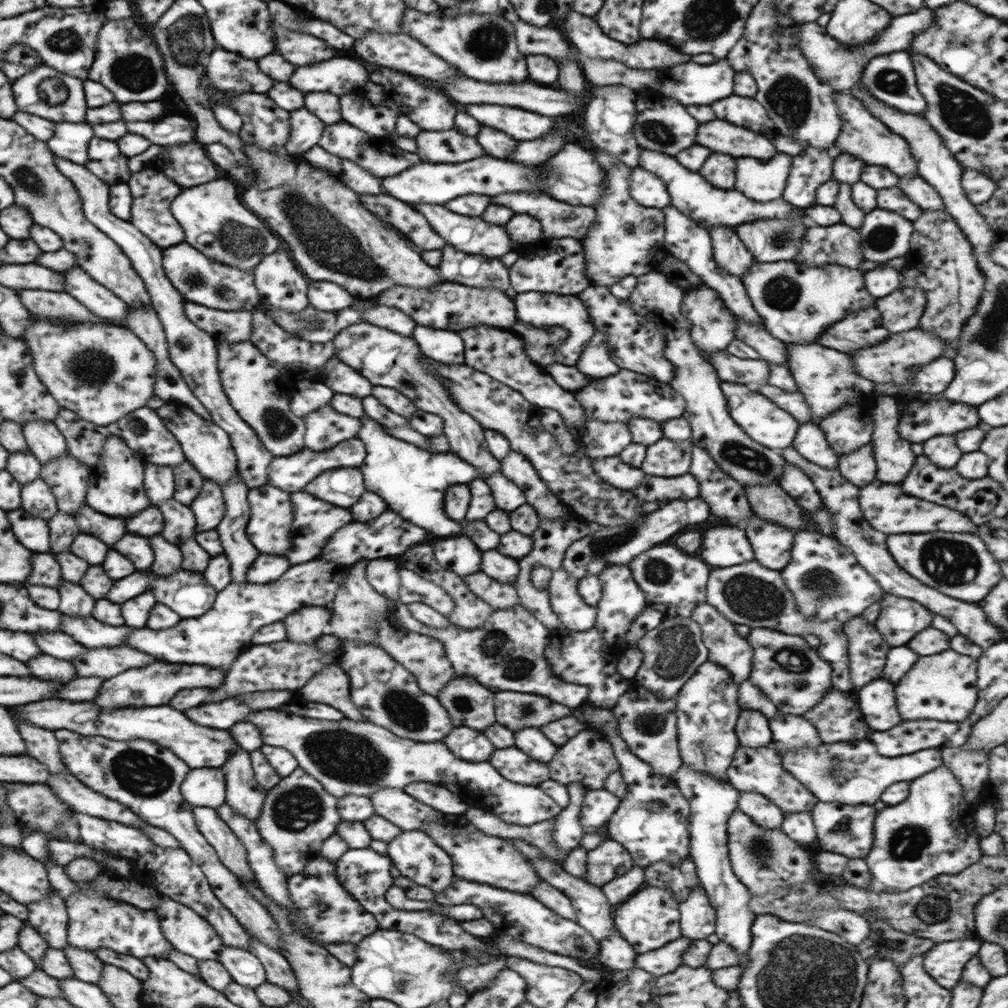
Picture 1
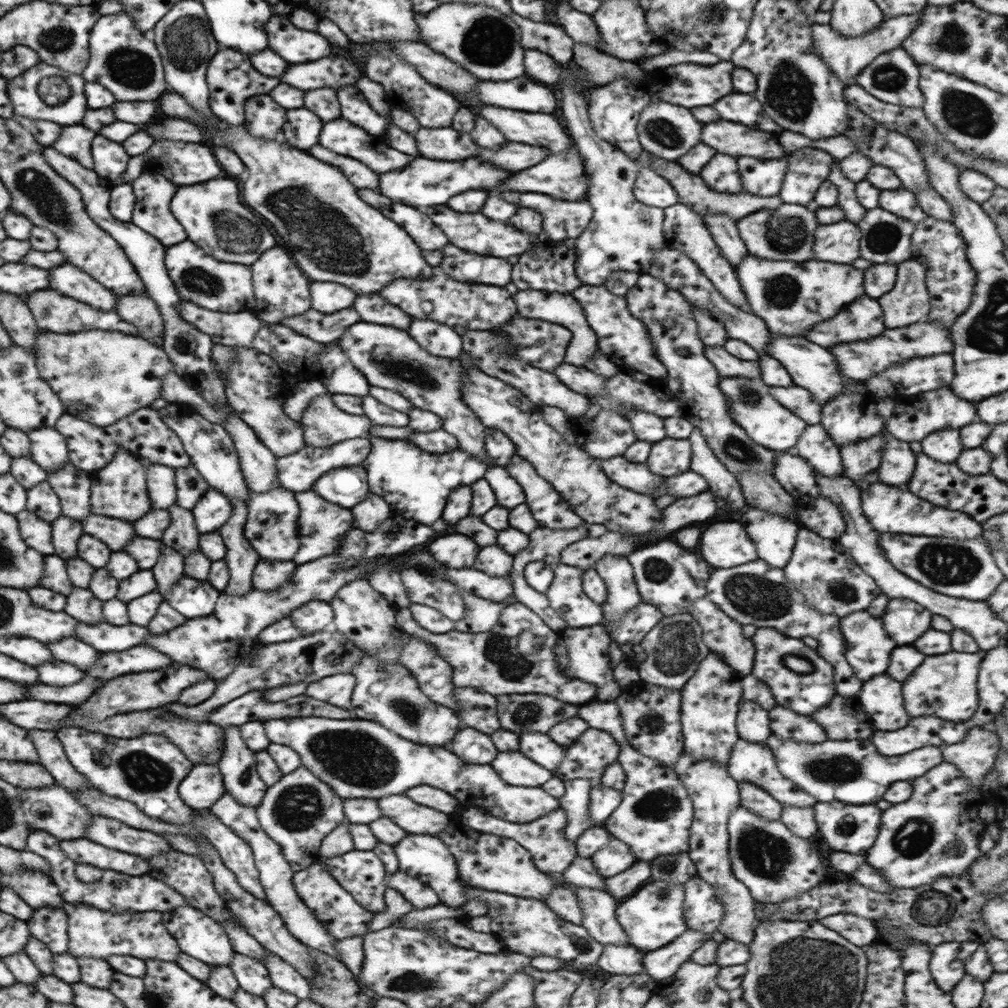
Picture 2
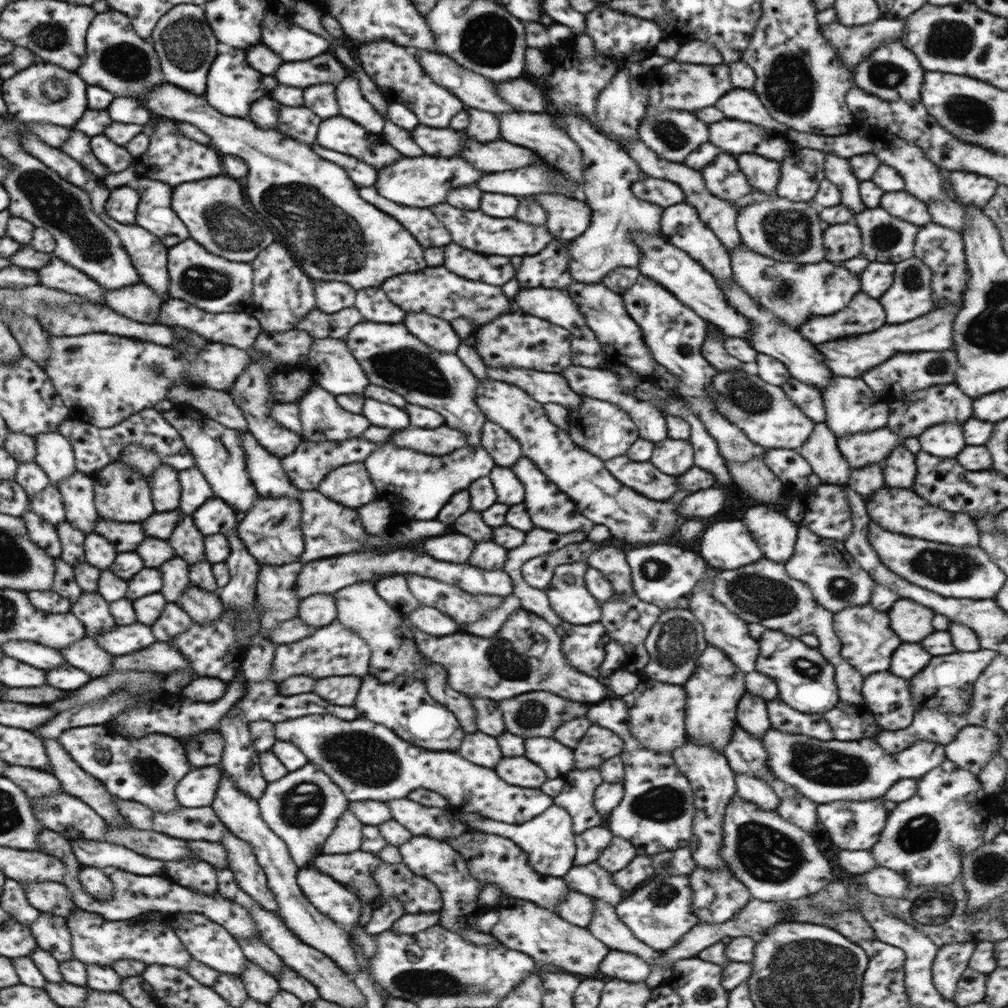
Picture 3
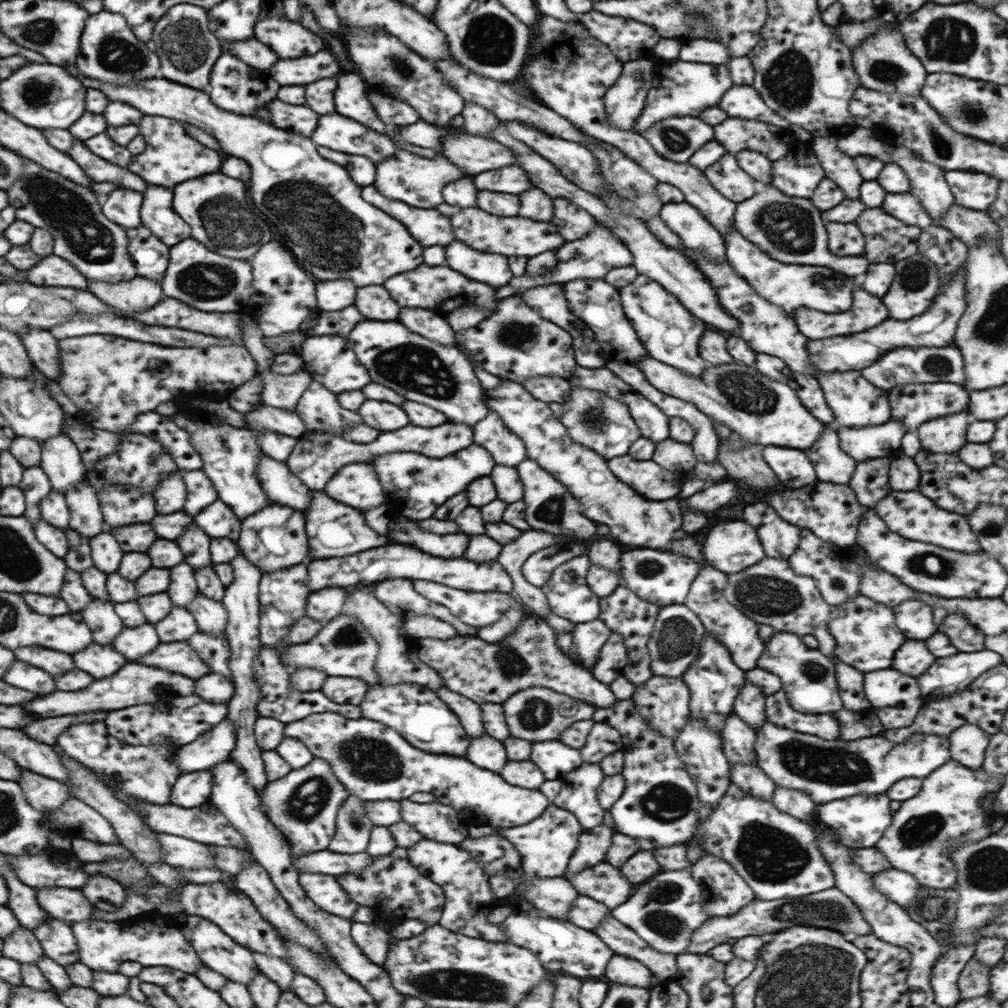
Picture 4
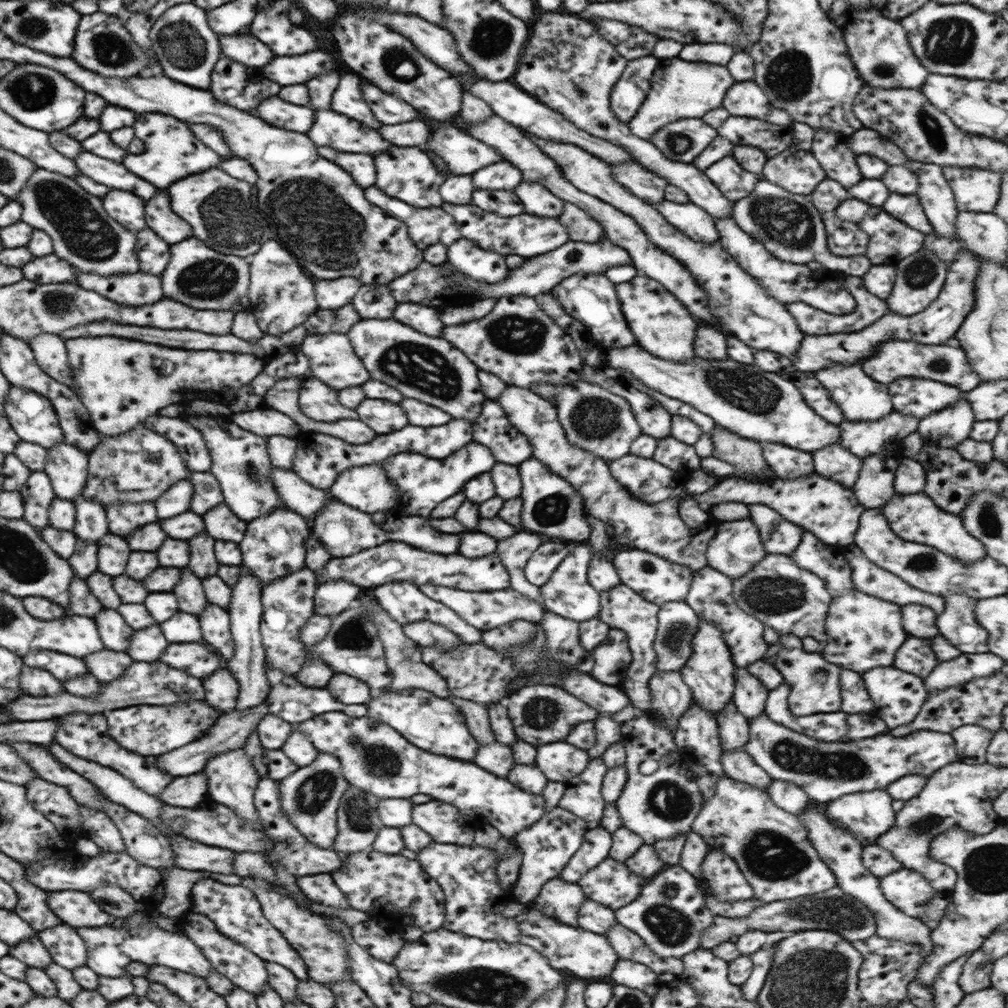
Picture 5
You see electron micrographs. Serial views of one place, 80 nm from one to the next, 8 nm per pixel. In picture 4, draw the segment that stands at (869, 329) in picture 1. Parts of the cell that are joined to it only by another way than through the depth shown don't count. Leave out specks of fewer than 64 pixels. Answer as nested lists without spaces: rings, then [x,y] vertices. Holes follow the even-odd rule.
[[[858,275],[853,277],[854,284],[854,304],[852,310],[842,312],[842,314],[826,314],[821,311],[812,311],[804,306],[797,308],[792,314],[796,321],[798,330],[810,338],[810,340],[820,340],[820,338],[828,338],[828,336],[842,336],[842,334],[854,334],[858,330],[868,330],[872,326],[878,326],[880,322],[884,322],[888,318],[888,310],[886,306],[880,302],[880,298],[874,298],[872,294],[868,294],[866,290],[862,290],[863,277]]]

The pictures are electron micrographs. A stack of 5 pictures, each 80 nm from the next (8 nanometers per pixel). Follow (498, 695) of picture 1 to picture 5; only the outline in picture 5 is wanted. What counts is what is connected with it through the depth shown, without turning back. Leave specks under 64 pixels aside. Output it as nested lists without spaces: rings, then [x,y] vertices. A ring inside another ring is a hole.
[[[540,682],[520,687],[506,698],[505,705],[517,738],[535,747],[565,741],[578,723],[594,721],[600,714],[595,708],[568,694],[556,684],[548,685]]]

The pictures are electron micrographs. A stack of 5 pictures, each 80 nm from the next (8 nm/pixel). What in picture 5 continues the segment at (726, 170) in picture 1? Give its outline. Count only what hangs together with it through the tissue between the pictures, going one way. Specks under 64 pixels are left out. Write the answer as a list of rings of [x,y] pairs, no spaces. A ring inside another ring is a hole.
[[[731,155],[722,158],[720,162],[714,162],[703,173],[733,203],[746,198],[760,180],[757,174],[744,170]]]

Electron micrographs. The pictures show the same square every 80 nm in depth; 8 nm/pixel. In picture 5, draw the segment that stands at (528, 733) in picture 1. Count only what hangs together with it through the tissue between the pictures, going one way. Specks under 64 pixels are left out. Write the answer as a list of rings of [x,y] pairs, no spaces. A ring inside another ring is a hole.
[[[566,741],[537,746],[535,766],[549,781],[566,782],[576,779],[591,761],[586,750],[576,748]]]

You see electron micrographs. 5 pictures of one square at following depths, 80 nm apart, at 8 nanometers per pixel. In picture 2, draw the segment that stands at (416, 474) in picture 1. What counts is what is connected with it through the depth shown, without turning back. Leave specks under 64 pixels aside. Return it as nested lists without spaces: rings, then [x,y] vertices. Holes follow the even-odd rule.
[[[368,435],[371,442],[369,455],[361,465],[366,469],[370,491],[388,502],[390,508],[402,510],[408,520],[432,526],[436,532],[446,534],[448,524],[442,519],[442,510],[452,492],[458,487],[469,486],[484,478],[490,464],[479,458],[469,458],[460,449],[444,454],[423,451],[410,441],[390,440]]]

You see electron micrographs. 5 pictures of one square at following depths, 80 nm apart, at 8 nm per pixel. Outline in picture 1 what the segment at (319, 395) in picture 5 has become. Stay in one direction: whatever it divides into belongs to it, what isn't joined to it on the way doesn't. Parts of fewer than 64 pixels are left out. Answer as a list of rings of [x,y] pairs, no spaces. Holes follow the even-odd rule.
[[[329,404],[303,416],[303,419],[306,427],[305,447],[316,452],[356,437],[362,426],[359,418],[338,412]]]

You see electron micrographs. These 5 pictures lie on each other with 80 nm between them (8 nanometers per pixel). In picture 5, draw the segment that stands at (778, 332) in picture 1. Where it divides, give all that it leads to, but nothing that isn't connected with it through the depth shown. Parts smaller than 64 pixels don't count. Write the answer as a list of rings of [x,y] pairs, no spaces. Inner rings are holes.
[[[731,214],[716,220],[715,225],[719,232],[719,242],[724,250],[738,263],[740,268],[744,269],[744,272],[758,280],[764,291],[768,291],[767,293],[781,304],[805,302],[828,314],[850,314],[854,310],[856,302],[852,294],[848,294],[840,286],[840,280],[845,277],[842,272],[828,269],[814,270],[808,265],[792,264],[776,258],[760,241],[756,241],[754,237],[744,232]]]

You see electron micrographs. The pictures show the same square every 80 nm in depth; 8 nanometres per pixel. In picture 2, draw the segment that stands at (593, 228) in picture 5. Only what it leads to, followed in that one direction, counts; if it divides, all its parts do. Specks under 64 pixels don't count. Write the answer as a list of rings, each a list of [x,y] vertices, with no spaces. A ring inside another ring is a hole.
[[[501,192],[506,202],[518,208],[531,208],[543,216],[544,236],[559,241],[565,238],[577,239],[590,224],[593,208],[586,200],[570,202],[535,192]]]

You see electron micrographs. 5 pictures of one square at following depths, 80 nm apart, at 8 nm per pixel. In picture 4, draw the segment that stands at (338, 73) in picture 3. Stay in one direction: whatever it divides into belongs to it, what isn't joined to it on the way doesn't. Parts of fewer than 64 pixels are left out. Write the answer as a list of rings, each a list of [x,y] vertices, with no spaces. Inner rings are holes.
[[[318,52],[314,56],[280,60],[272,66],[272,78],[282,86],[306,86],[320,78],[336,76],[336,60],[330,52]]]

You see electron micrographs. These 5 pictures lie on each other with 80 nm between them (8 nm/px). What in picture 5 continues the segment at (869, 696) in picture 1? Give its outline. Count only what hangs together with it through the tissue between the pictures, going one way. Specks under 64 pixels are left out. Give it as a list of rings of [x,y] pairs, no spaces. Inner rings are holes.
[[[877,666],[874,670],[868,670],[862,674],[866,690],[870,698],[874,700],[876,714],[888,724],[888,728],[896,728],[902,724],[908,724],[916,718],[924,704],[925,698],[929,695],[923,679],[915,674],[898,670],[894,666]]]

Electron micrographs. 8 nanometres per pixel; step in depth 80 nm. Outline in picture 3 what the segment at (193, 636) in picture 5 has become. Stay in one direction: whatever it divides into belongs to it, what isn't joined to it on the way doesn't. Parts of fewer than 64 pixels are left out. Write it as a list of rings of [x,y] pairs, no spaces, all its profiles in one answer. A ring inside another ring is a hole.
[[[175,602],[166,603],[160,618],[152,624],[151,630],[156,641],[168,642],[182,634],[184,630],[190,630],[192,624],[194,624],[192,618]]]

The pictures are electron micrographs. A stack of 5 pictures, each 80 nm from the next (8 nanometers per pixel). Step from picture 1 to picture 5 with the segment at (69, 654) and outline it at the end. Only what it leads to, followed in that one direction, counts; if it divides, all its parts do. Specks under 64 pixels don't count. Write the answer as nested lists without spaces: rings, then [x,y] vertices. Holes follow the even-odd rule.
[[[102,649],[87,654],[83,661],[89,673],[94,675],[100,683],[107,683],[121,677],[134,662],[128,653],[112,649]]]

